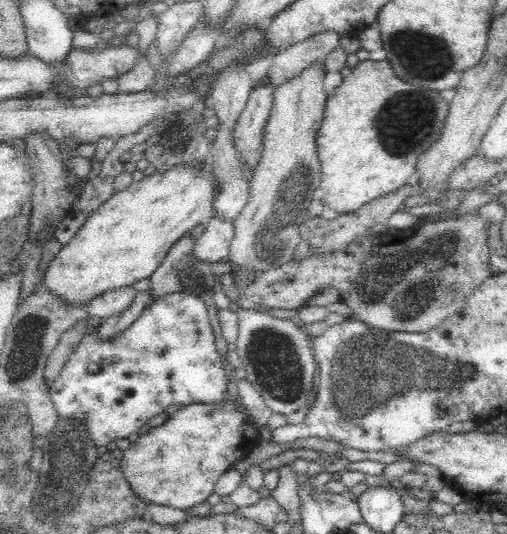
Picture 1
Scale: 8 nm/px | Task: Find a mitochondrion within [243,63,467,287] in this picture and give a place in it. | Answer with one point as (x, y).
(407, 118)

